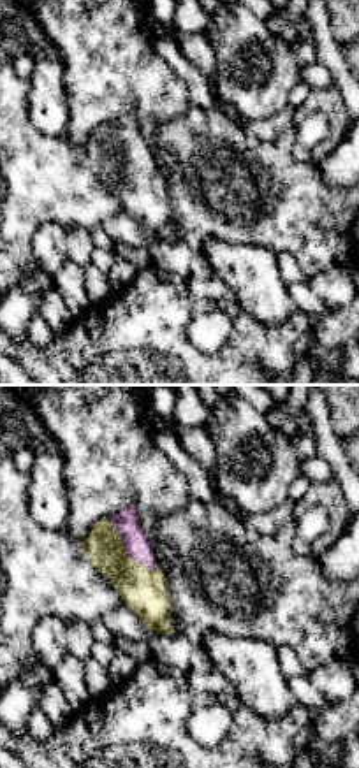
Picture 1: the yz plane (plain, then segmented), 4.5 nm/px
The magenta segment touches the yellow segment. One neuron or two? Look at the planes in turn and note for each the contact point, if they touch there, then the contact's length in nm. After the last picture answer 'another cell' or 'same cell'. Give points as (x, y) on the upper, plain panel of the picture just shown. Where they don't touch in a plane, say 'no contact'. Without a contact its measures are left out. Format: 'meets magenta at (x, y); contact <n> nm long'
meets magenta at (127, 157); contact 300 nm long

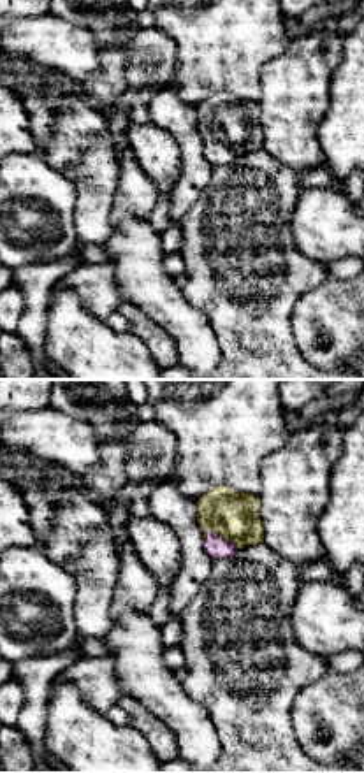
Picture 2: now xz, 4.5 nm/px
meets magenta at (220, 144); contact 180 nm long

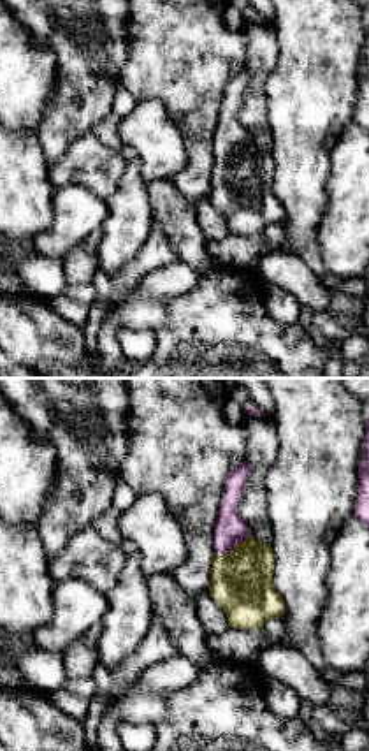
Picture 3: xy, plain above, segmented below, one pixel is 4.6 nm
meets magenta at (232, 153); contact 190 nm long

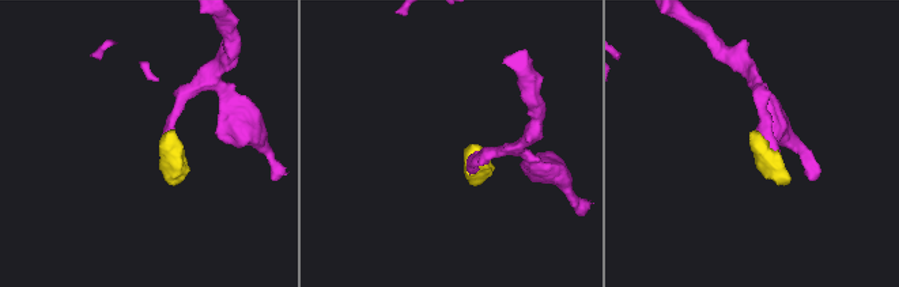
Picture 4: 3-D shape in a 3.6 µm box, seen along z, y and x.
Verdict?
same cell

